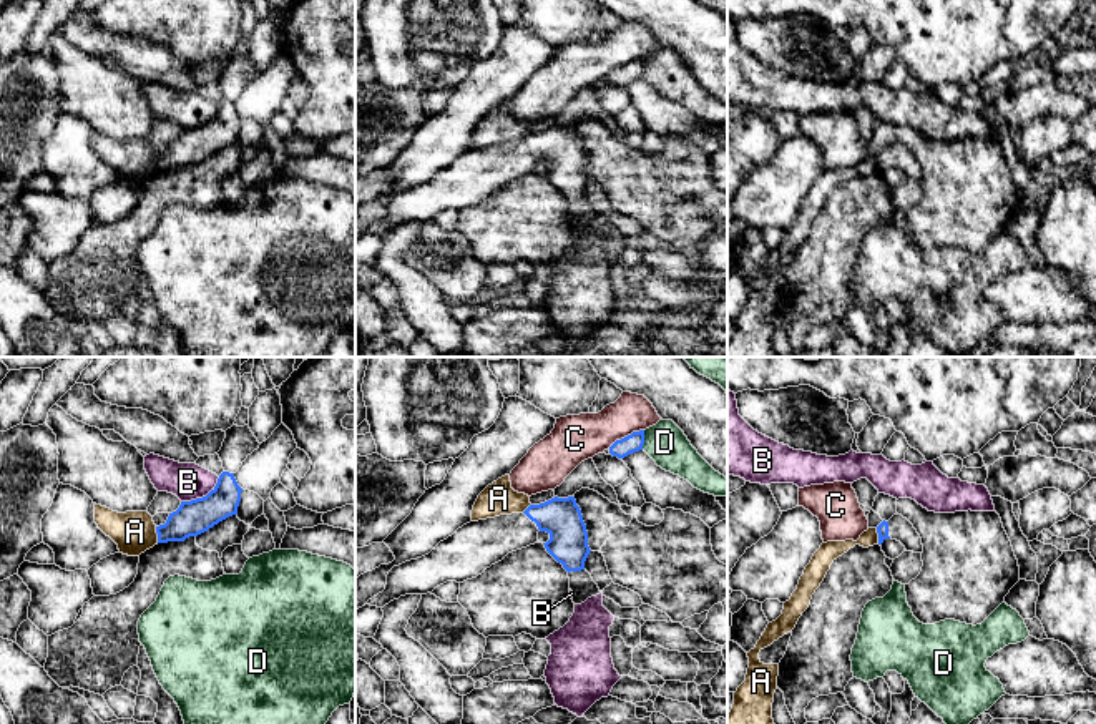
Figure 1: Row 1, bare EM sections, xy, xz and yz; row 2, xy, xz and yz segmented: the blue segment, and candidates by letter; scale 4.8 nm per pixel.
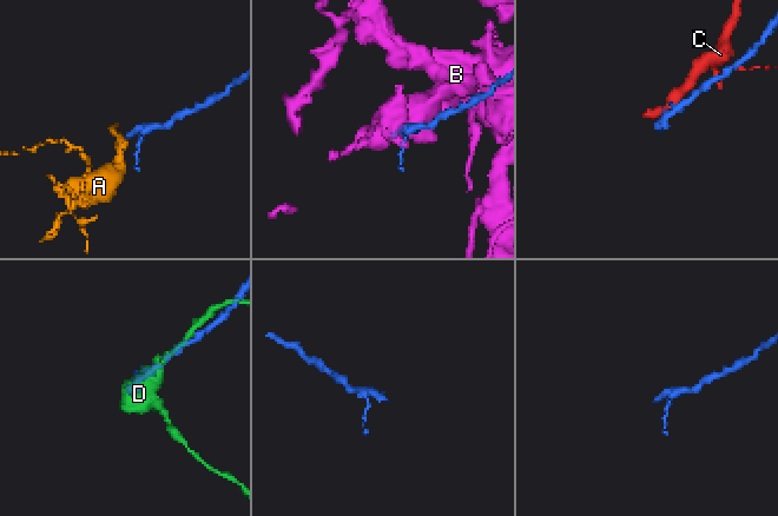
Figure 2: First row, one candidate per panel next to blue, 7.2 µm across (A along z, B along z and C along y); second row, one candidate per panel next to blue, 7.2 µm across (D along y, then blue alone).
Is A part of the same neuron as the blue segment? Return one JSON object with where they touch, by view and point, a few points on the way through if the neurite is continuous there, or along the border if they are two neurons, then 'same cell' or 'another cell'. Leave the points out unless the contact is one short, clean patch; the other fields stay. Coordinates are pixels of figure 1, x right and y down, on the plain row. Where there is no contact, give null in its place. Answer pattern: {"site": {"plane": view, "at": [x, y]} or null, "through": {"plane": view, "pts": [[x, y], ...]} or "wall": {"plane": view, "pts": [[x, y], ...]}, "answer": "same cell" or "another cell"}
{"site": {"plane": "xy", "at": [158, 163]}, "wall": {"plane": "xy", "pts": [[155, 155], [158, 170]]}, "answer": "another cell"}

